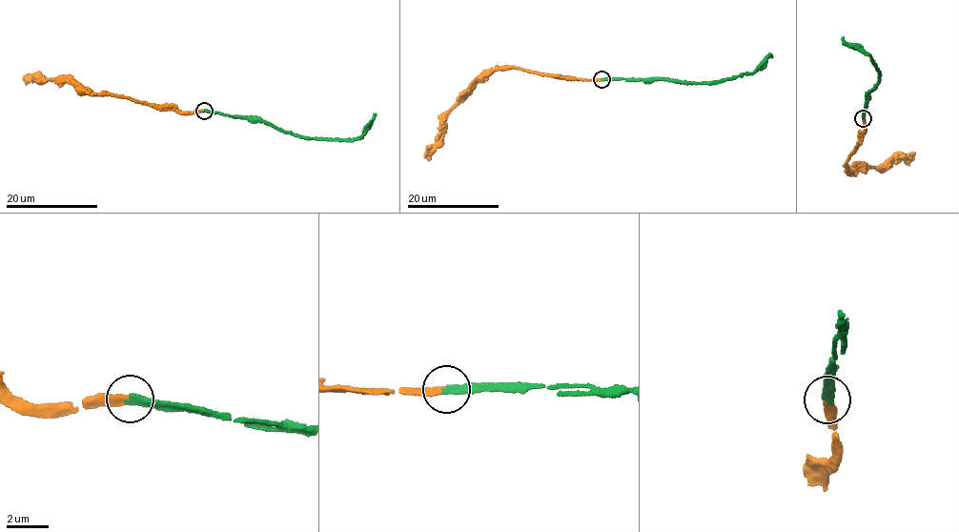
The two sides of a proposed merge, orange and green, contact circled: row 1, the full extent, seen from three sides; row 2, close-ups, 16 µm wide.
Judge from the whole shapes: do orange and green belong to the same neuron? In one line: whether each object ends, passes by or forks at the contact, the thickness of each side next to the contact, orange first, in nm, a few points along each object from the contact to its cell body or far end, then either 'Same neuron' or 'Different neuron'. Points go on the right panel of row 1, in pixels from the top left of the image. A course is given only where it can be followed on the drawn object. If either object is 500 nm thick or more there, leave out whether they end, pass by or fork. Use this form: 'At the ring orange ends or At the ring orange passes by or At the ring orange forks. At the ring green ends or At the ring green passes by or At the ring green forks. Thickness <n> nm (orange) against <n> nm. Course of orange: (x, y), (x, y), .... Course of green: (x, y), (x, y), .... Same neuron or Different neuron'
At the ring orange ends. At the ring green ends. Thickness 280 nm (orange) against 360 nm. Course of orange: (864, 118), (866, 132), (857, 149), (846, 161), (848, 173), (849, 170), (888, 164), (915, 153). Course of green: (864, 118), (866, 92), (877, 84), (879, 78), (877, 68), (871, 57), (849, 47), (842, 37). Same neuron

